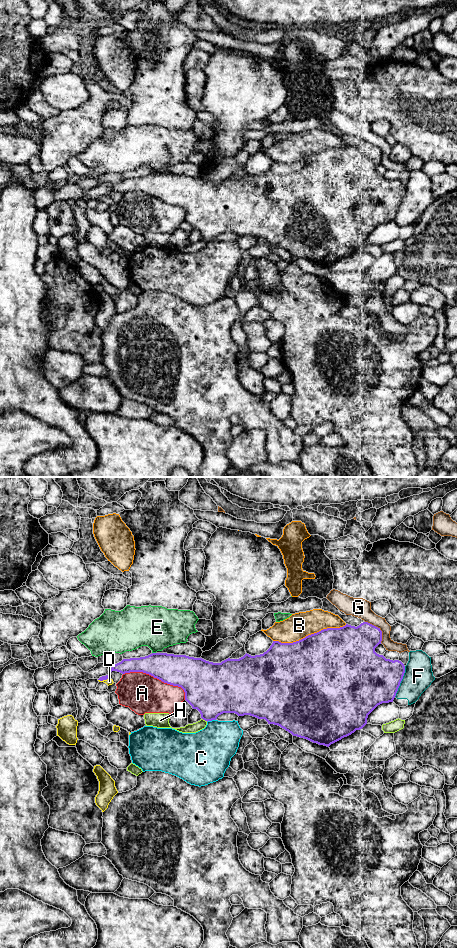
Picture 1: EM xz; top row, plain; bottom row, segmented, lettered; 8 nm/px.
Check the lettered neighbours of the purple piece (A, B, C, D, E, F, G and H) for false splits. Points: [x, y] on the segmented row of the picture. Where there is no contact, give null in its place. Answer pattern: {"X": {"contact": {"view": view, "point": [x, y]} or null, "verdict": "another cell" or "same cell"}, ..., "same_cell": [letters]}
{"A": {"contact": {"view": "xz", "point": [158, 678]}, "verdict": "another cell"}, "B": {"contact": {"view": "xz", "point": [309, 635]}, "verdict": "another cell"}, "C": {"contact": {"view": "xz", "point": [211, 720]}, "verdict": "another cell"}, "D": {"contact": {"view": "xz", "point": [103, 679]}, "verdict": "same cell"}, "E": {"contact": {"view": "xz", "point": [154, 653]}, "verdict": "another cell"}, "F": {"contact": {"view": "xz", "point": [401, 680]}, "verdict": "another cell"}, "G": {"contact": {"view": "xz", "point": [379, 629]}, "verdict": "another cell"}, "H": {"contact": {"view": "xz", "point": [205, 720]}, "verdict": "another cell"}, "same_cell": ["D"]}

